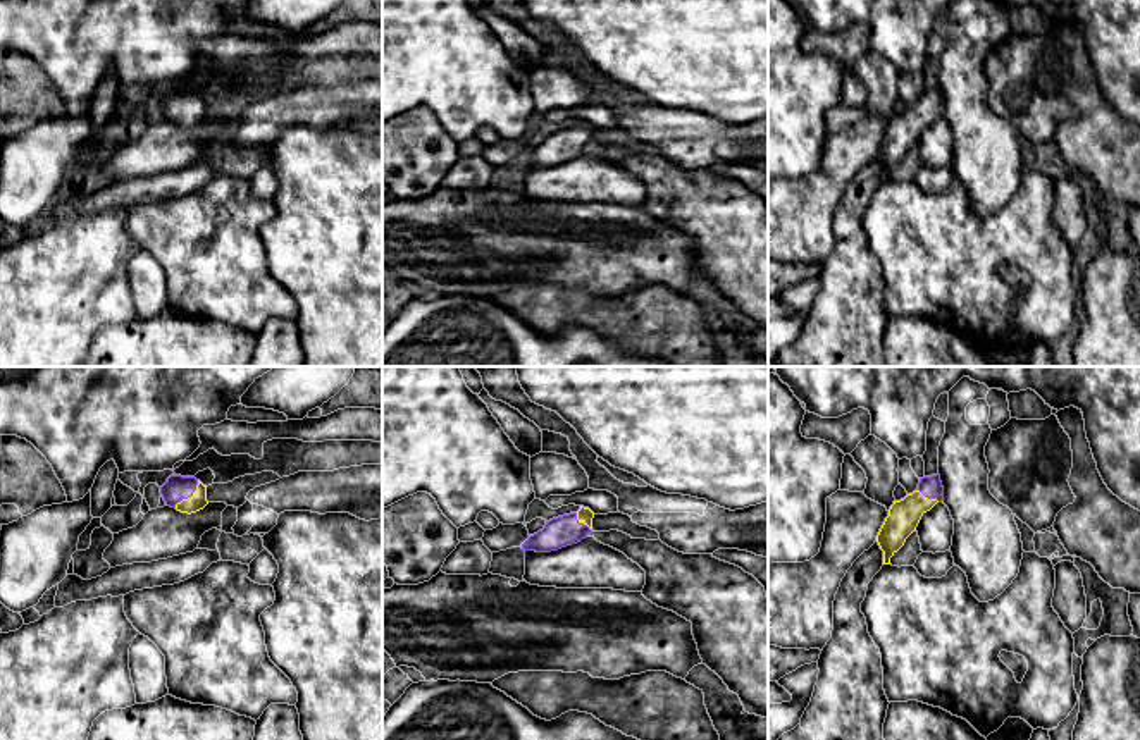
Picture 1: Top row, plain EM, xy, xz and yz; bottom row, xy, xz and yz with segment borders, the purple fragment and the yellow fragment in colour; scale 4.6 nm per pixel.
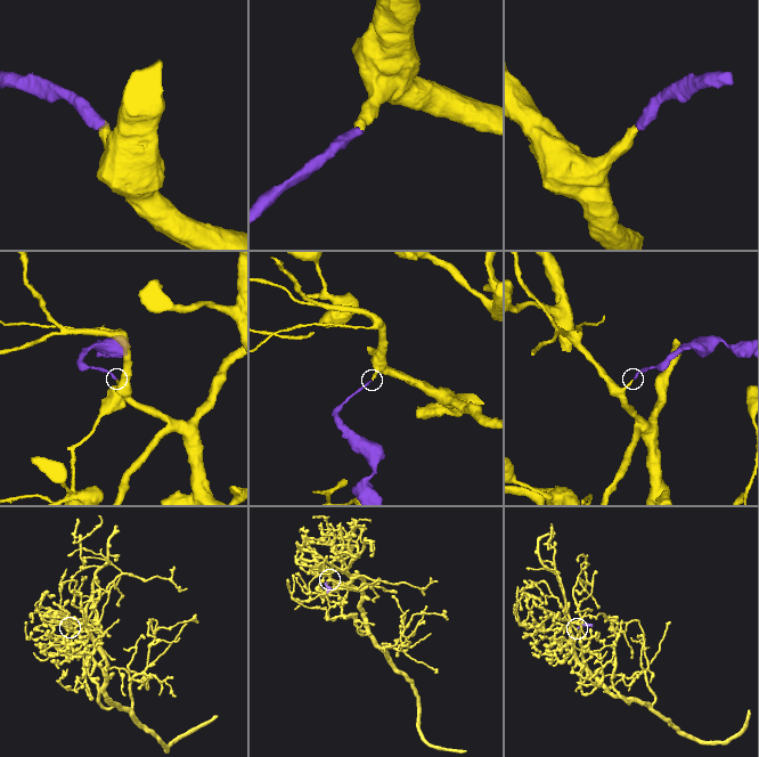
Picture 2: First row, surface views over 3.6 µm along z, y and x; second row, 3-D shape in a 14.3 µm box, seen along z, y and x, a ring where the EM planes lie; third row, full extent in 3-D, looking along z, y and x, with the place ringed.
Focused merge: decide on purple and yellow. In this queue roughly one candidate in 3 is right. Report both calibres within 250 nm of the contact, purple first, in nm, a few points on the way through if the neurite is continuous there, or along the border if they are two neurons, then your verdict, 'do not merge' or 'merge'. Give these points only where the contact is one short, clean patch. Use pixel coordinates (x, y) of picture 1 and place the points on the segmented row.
120 nm thick on the purple side, 80 nm on the other; runs through xy (178, 487), (190, 496), (198, 499); merge

